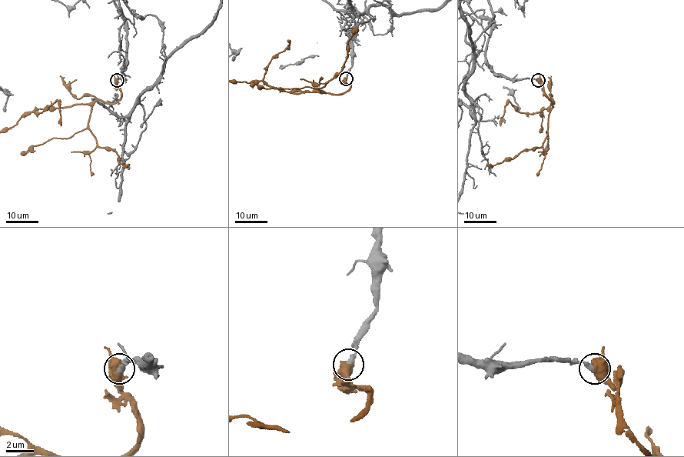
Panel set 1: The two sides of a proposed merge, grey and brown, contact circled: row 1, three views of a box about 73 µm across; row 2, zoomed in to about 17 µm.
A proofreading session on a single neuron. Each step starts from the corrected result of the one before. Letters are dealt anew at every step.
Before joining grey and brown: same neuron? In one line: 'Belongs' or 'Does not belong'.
Belongs

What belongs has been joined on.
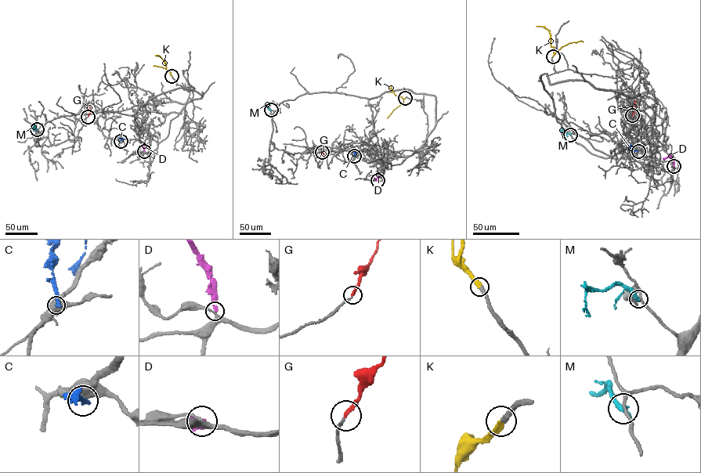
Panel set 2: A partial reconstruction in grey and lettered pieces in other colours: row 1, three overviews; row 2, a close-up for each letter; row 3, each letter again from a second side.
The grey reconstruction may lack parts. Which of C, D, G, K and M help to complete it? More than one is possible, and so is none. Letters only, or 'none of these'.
G, K

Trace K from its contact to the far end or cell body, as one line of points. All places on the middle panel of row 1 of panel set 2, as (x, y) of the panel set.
K: (405, 97), (395, 95), (391, 86)

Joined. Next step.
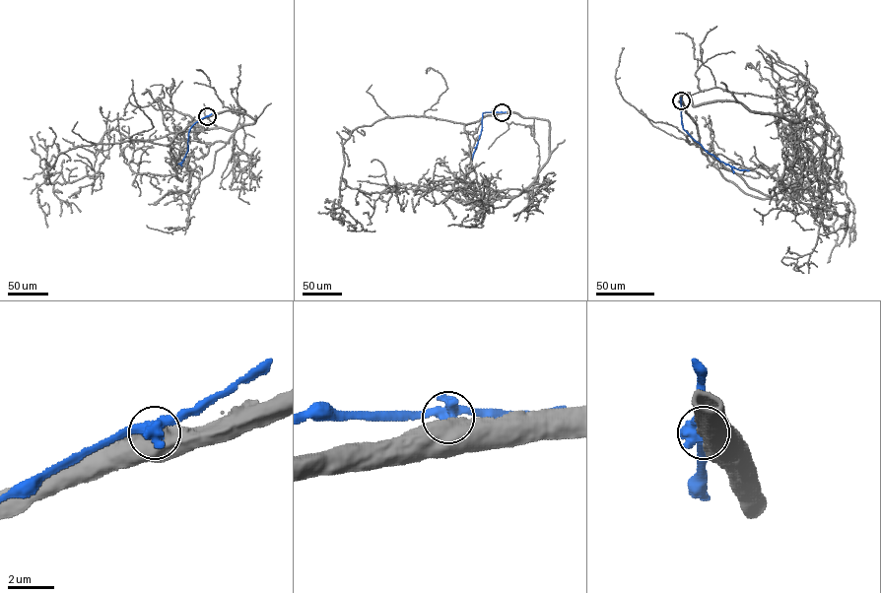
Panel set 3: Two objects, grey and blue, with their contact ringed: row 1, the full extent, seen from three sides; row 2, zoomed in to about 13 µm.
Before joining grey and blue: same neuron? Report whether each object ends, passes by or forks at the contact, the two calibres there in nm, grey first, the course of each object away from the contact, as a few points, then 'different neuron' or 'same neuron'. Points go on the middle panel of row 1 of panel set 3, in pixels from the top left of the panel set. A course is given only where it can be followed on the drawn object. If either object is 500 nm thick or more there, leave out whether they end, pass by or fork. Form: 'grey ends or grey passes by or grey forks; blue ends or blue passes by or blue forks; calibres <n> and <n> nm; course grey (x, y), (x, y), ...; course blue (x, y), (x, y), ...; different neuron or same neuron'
calibres 950 and 500 nm; course grey (502, 112), (356, 127), (341, 179), (370, 193), (390, 186), (403, 211), (404, 195); course blue (502, 112), (483, 113), (481, 133), (472, 159); different neuron

